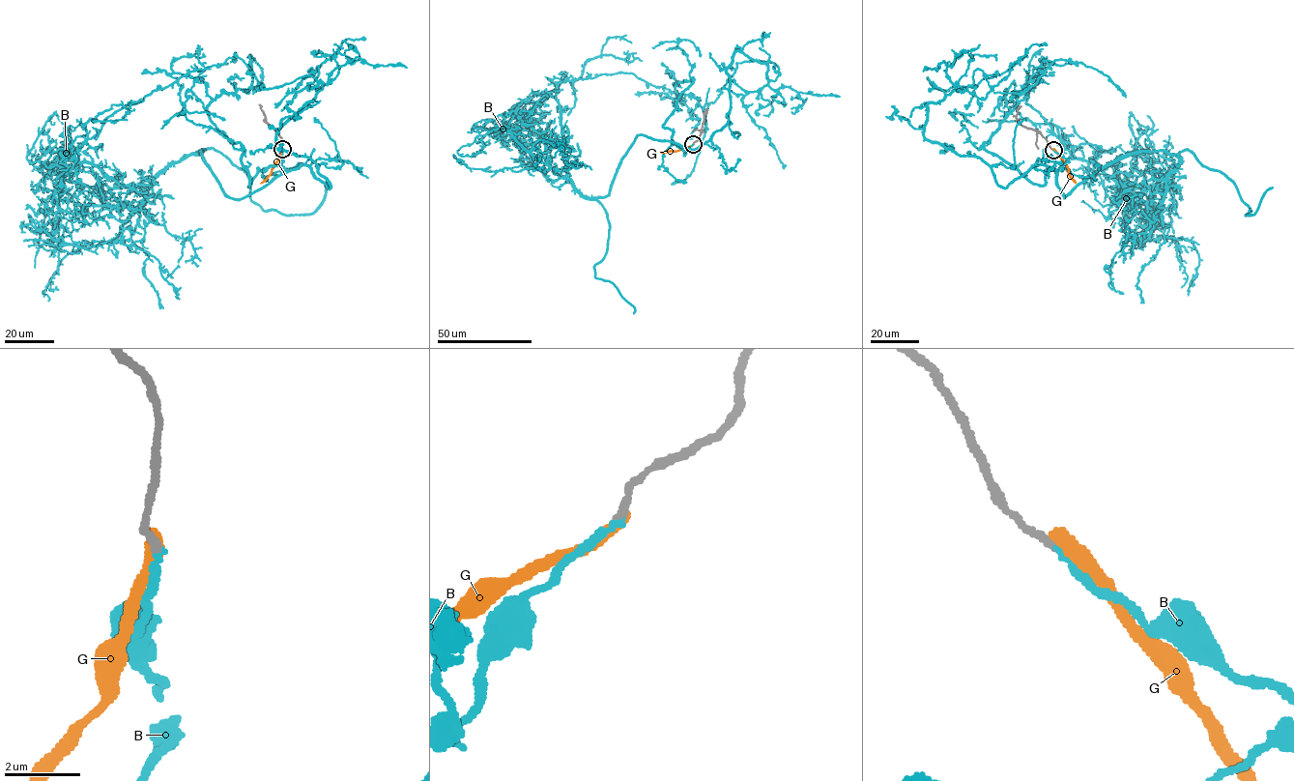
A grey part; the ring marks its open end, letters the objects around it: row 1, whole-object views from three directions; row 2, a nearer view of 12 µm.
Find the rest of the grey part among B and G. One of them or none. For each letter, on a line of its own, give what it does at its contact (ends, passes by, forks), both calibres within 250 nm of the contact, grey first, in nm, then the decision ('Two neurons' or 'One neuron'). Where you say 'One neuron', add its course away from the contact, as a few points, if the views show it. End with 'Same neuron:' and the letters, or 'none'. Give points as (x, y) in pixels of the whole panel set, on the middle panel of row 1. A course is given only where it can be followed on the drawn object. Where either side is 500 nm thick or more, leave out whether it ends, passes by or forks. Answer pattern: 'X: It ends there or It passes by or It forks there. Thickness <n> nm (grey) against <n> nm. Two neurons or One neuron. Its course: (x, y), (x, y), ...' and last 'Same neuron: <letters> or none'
B: It ends there. Thickness 220 nm (grey) against 160 nm. One neuron. Its course: (693, 144), (684, 155), (636, 135), (603, 196), (567, 176), (558, 83), (632, 72), (681, 105)
G: It ends there. Thickness 220 nm (grey) against 400 nm. Two neurons
Same neuron: B

